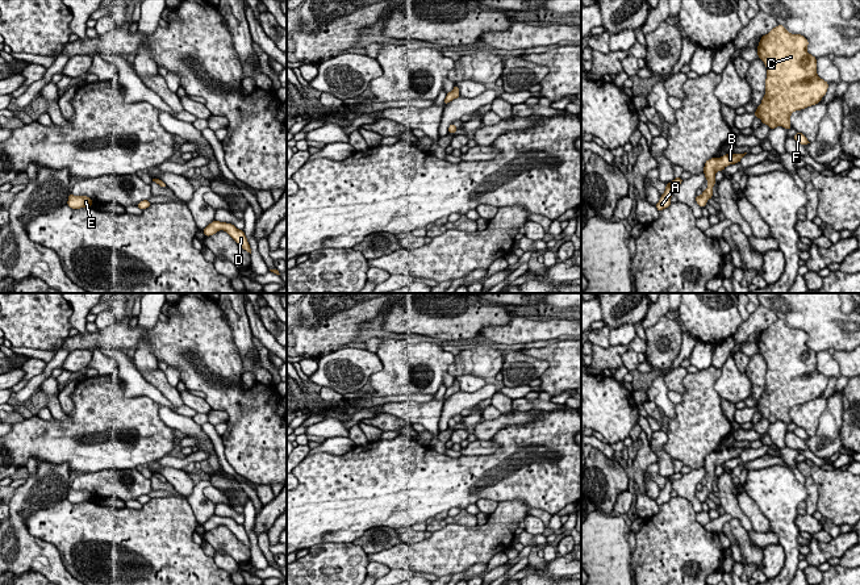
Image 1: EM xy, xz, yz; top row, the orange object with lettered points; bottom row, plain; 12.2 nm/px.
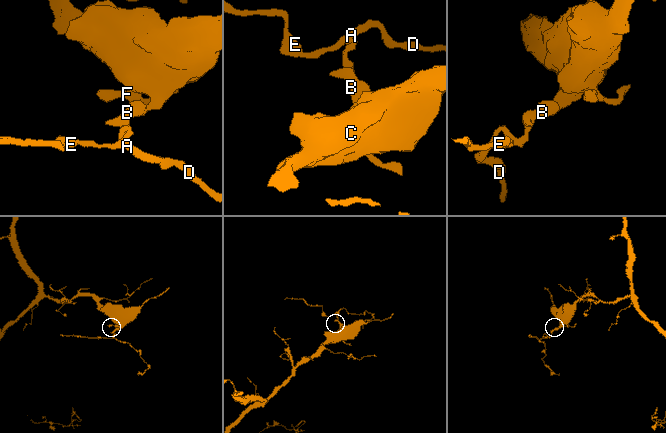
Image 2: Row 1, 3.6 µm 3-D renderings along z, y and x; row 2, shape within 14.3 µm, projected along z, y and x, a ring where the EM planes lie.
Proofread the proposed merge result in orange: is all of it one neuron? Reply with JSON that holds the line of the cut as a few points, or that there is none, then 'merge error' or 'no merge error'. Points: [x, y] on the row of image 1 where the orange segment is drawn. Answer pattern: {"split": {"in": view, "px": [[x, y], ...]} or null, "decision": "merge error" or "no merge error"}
{"split": null, "decision": "no merge error"}

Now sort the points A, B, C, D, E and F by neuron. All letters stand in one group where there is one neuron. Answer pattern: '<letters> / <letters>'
A B C D E F

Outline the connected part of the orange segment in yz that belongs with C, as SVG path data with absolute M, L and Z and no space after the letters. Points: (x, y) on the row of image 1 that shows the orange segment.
M777 25L760 38L759 58L767 67L765 95L755 112L769 129L792 129L790 114L818 104L828 83L817 75L817 58L807 53L807 38Z

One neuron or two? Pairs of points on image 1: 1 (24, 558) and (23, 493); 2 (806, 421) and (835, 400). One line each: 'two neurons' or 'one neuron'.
1: one neuron
2: two neurons

